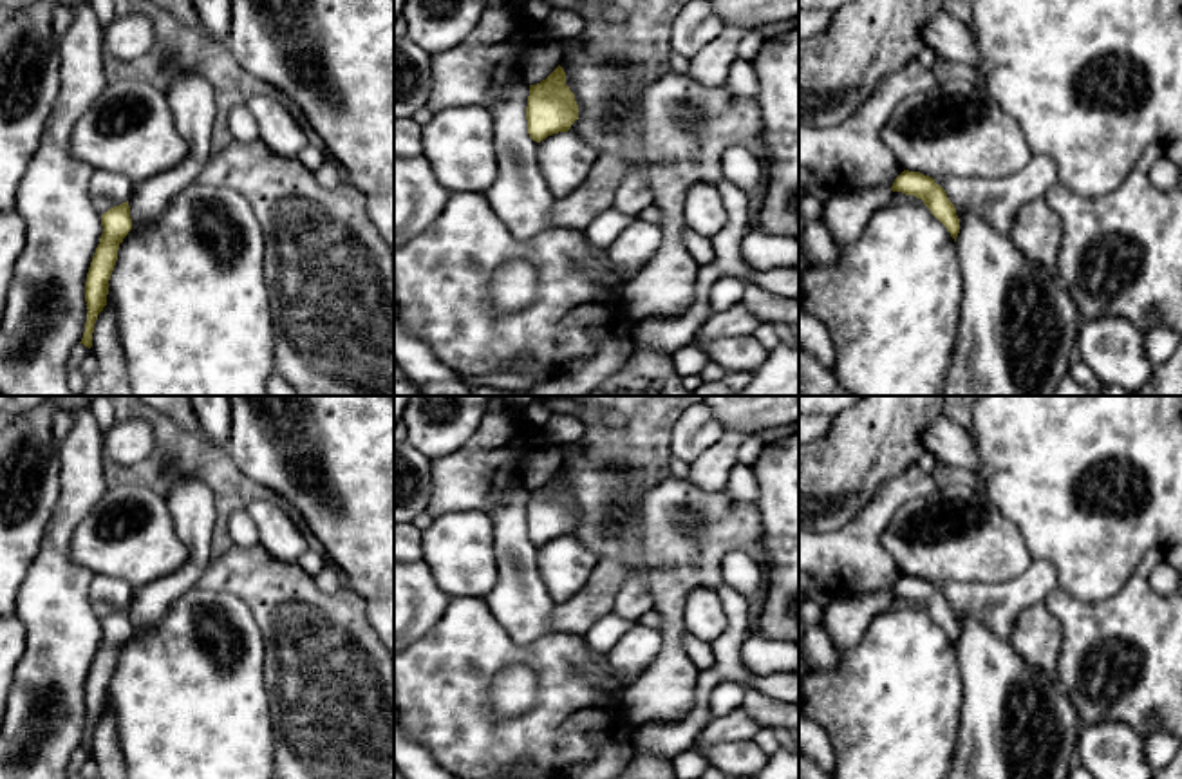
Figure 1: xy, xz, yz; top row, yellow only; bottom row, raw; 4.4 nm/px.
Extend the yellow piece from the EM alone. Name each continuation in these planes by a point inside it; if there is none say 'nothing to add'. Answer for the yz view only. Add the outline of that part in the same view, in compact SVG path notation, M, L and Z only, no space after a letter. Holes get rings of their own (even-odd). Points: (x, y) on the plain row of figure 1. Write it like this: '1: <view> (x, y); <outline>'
nothing to add

